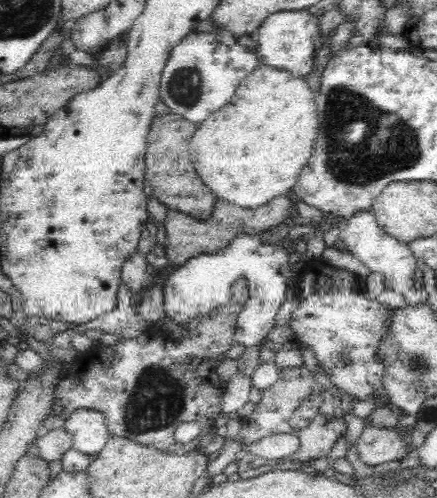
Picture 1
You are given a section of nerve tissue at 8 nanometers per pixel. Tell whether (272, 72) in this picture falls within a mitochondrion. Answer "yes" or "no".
no

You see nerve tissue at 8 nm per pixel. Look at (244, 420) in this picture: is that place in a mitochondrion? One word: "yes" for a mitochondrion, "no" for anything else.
no

